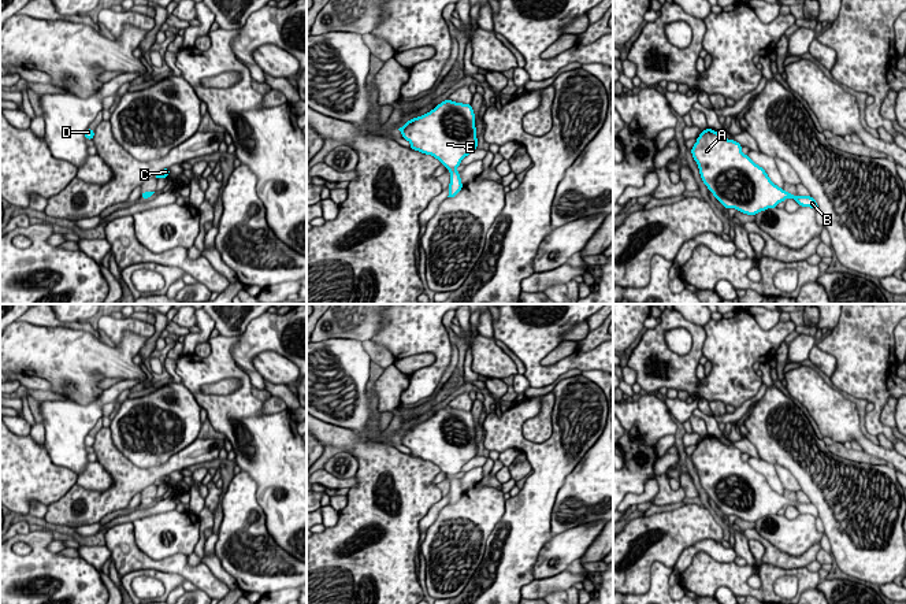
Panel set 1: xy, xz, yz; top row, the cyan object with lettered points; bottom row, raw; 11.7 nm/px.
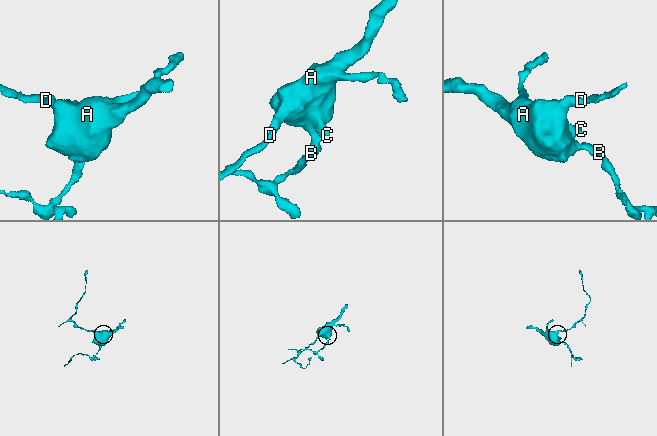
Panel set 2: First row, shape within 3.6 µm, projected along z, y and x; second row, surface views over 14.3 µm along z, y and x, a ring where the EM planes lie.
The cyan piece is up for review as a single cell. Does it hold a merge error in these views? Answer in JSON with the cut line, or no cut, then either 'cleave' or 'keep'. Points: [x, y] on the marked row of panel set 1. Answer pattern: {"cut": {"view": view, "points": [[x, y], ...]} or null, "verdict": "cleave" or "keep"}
{"cut": null, "verdict": "keep"}

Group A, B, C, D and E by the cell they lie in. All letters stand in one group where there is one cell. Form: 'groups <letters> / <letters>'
groups A B C D E

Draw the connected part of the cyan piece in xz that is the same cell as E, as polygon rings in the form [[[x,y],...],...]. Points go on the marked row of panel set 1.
[[[448,99],[398,129],[402,138],[411,142],[411,149],[434,156],[448,168],[448,197],[454,197],[464,186],[456,168],[478,148],[475,121],[471,104]]]

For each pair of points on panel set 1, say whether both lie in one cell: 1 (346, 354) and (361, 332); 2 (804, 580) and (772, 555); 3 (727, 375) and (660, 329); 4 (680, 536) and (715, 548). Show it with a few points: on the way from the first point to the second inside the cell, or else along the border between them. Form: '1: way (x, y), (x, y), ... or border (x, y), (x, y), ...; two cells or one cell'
1: border (325, 340), (356, 338), (363, 344), (371, 360); two cells
2: border (762, 560), (787, 569), (806, 567); two cells
3: way (720, 355), (694, 329), (680, 323); one cell
4: border (720, 541), (695, 541), (682, 552), (675, 564); two cells

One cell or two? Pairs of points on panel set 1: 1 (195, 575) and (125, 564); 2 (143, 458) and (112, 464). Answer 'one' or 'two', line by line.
1: one
2: two

